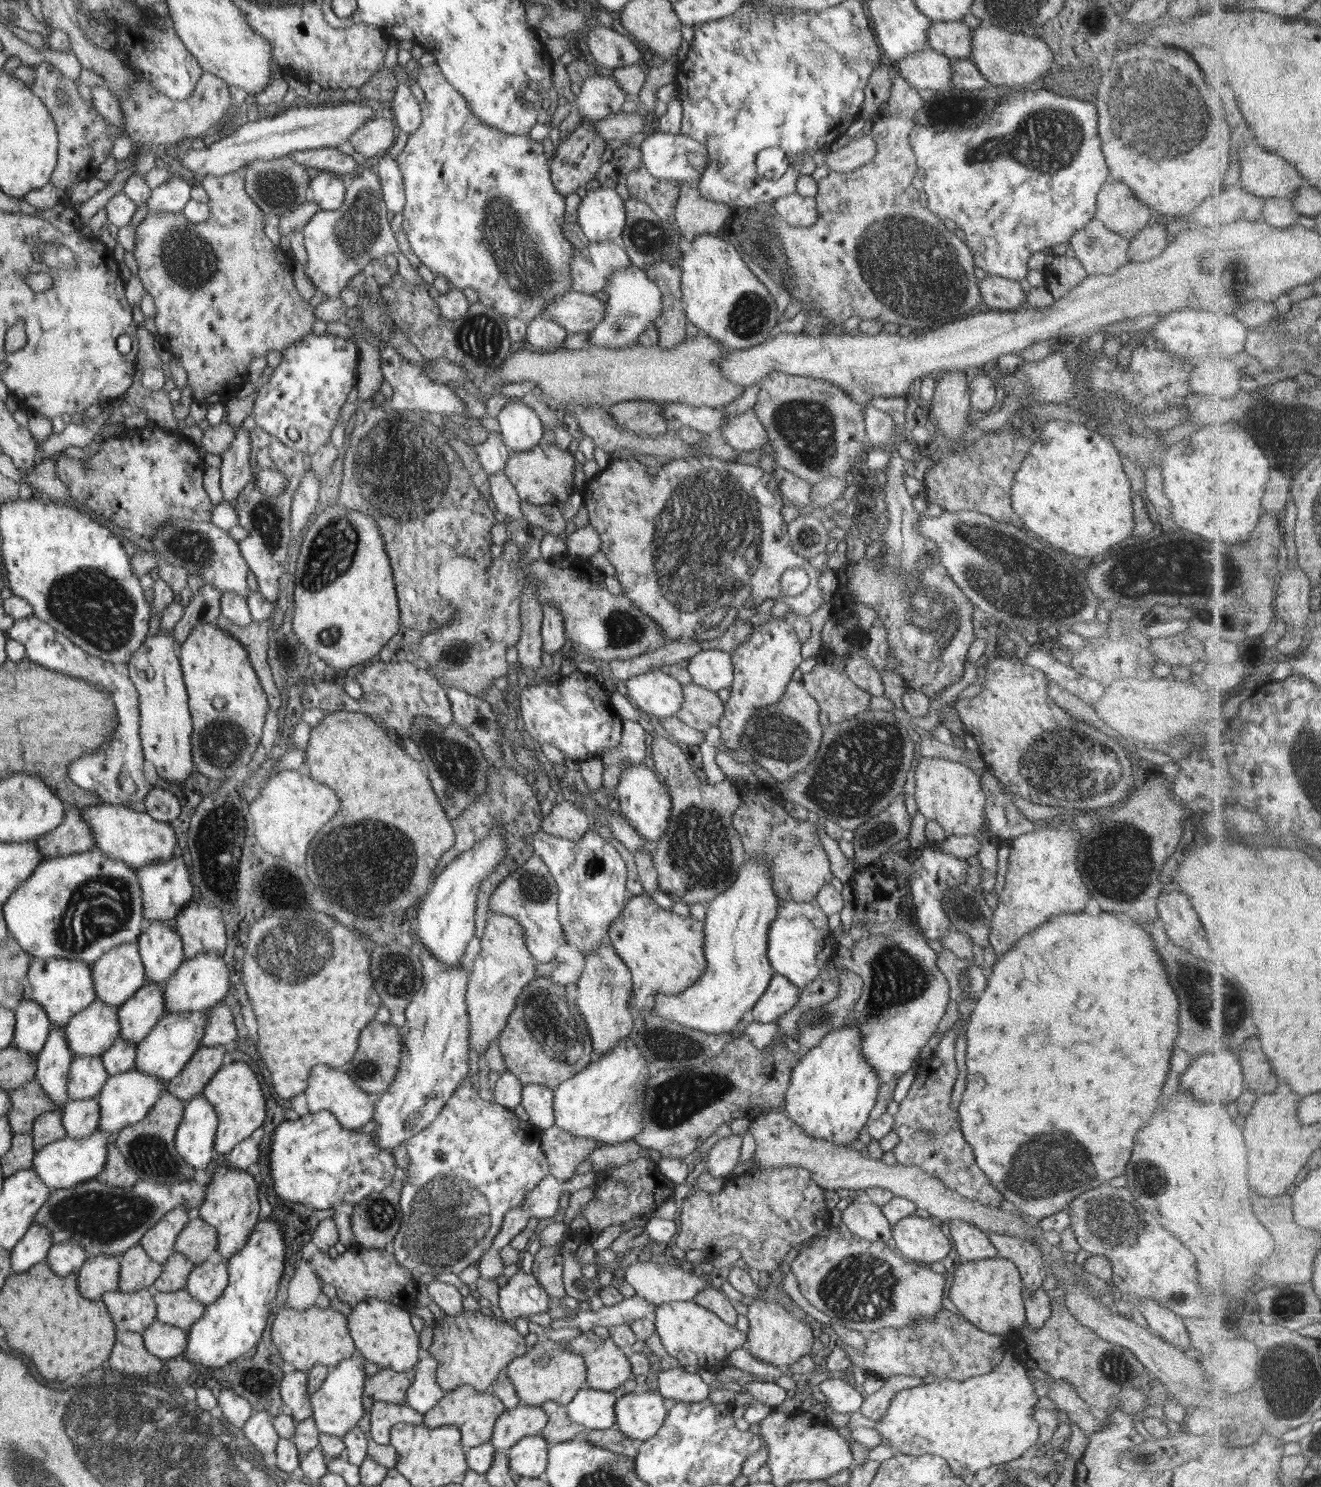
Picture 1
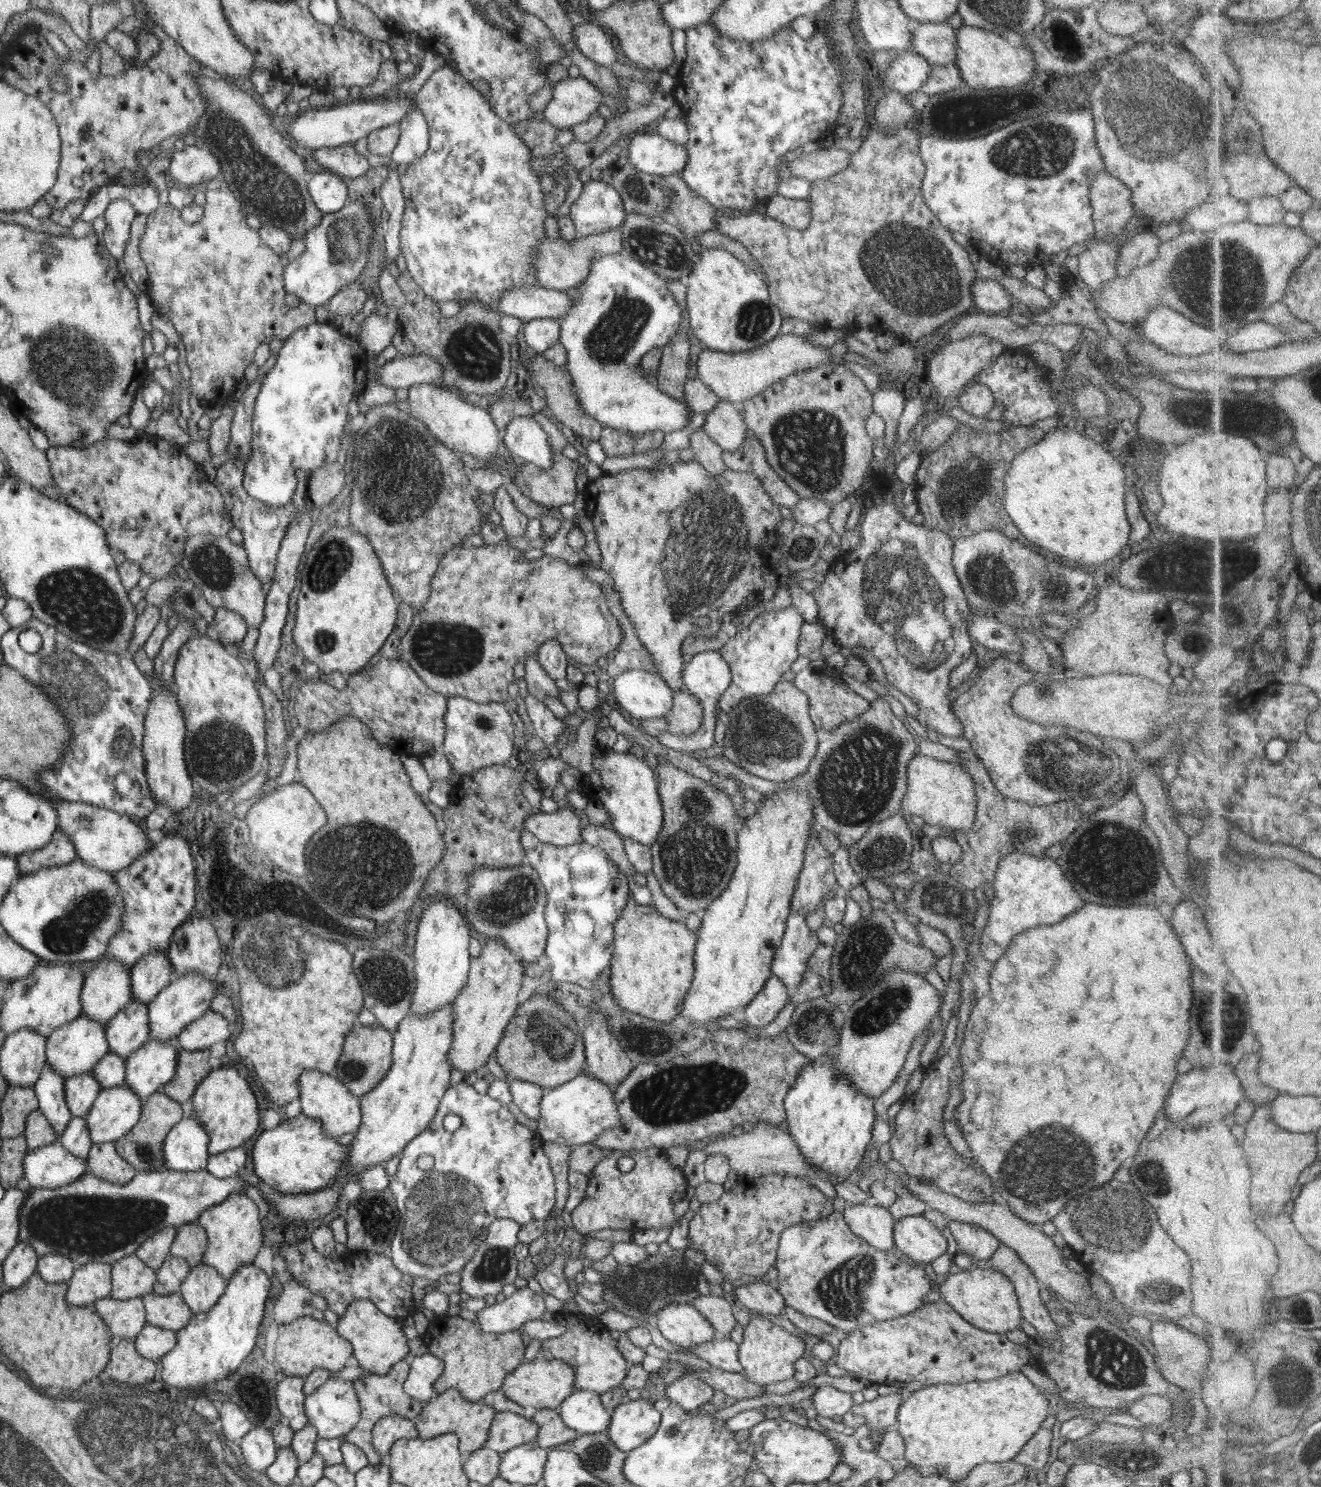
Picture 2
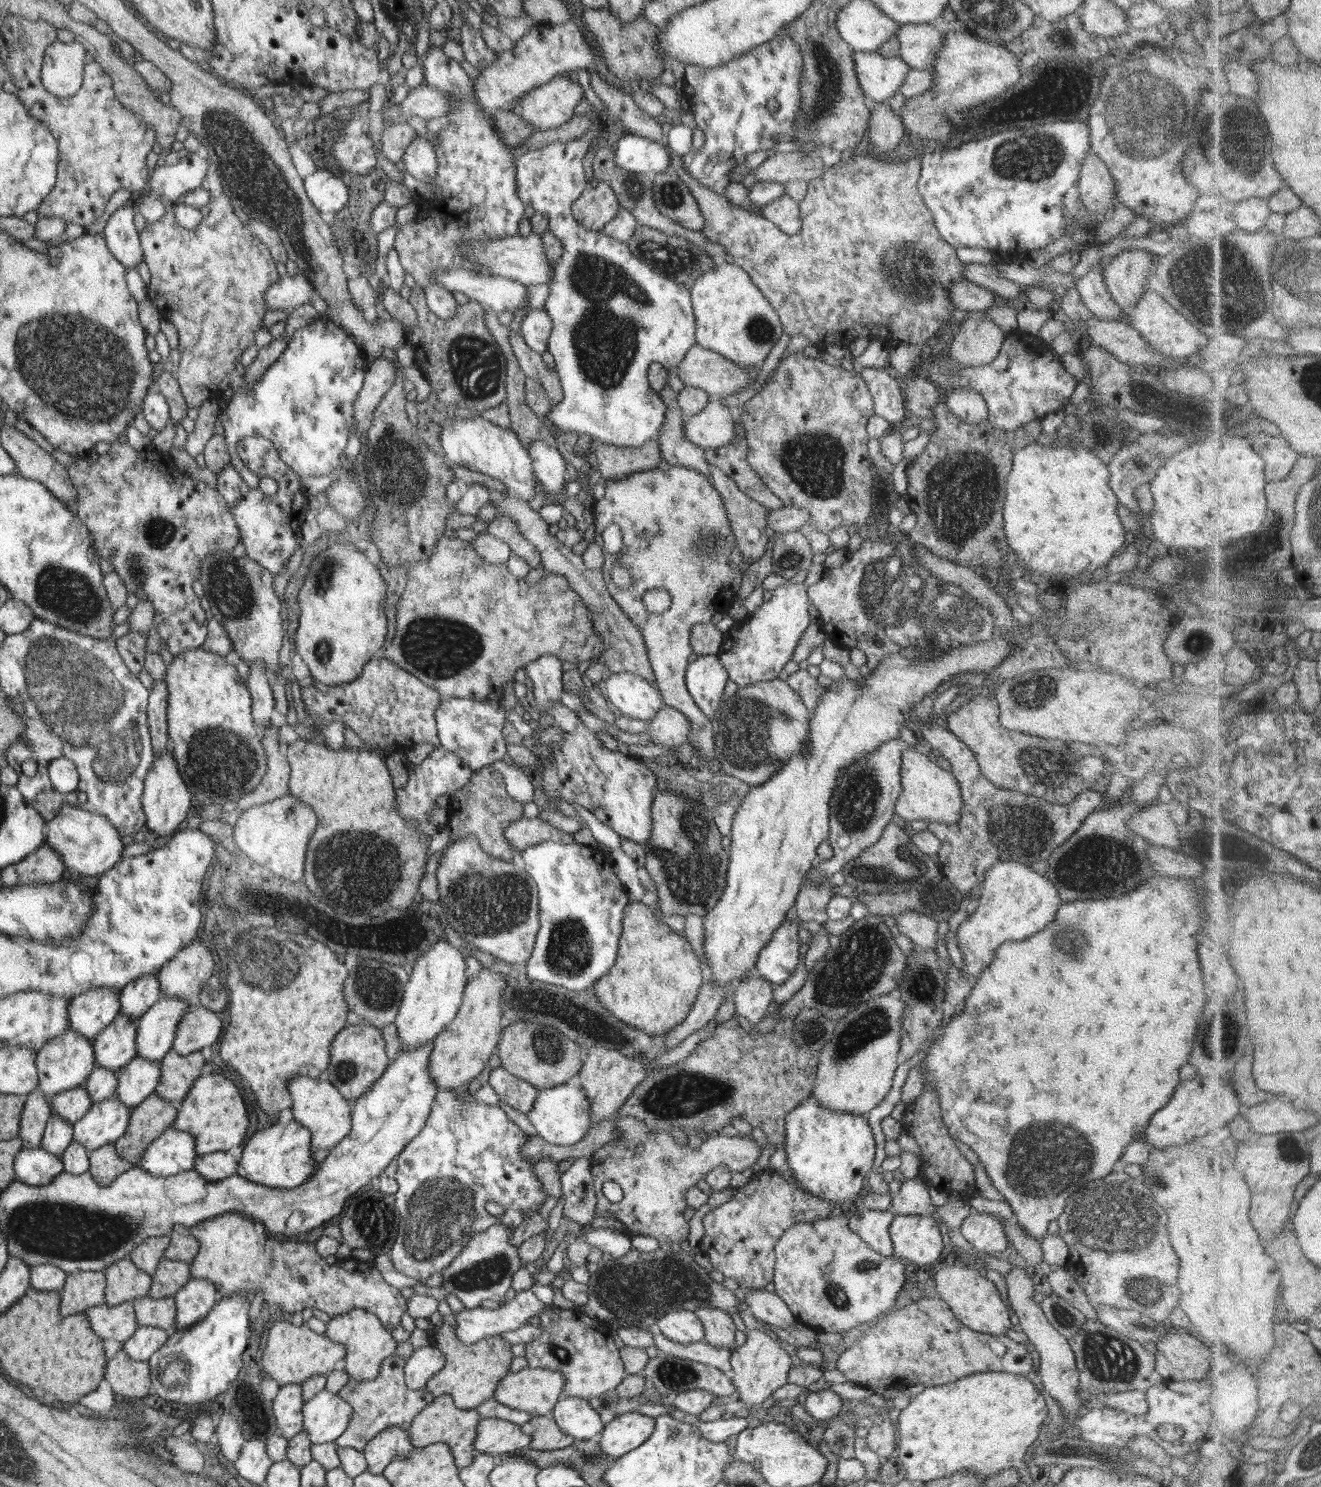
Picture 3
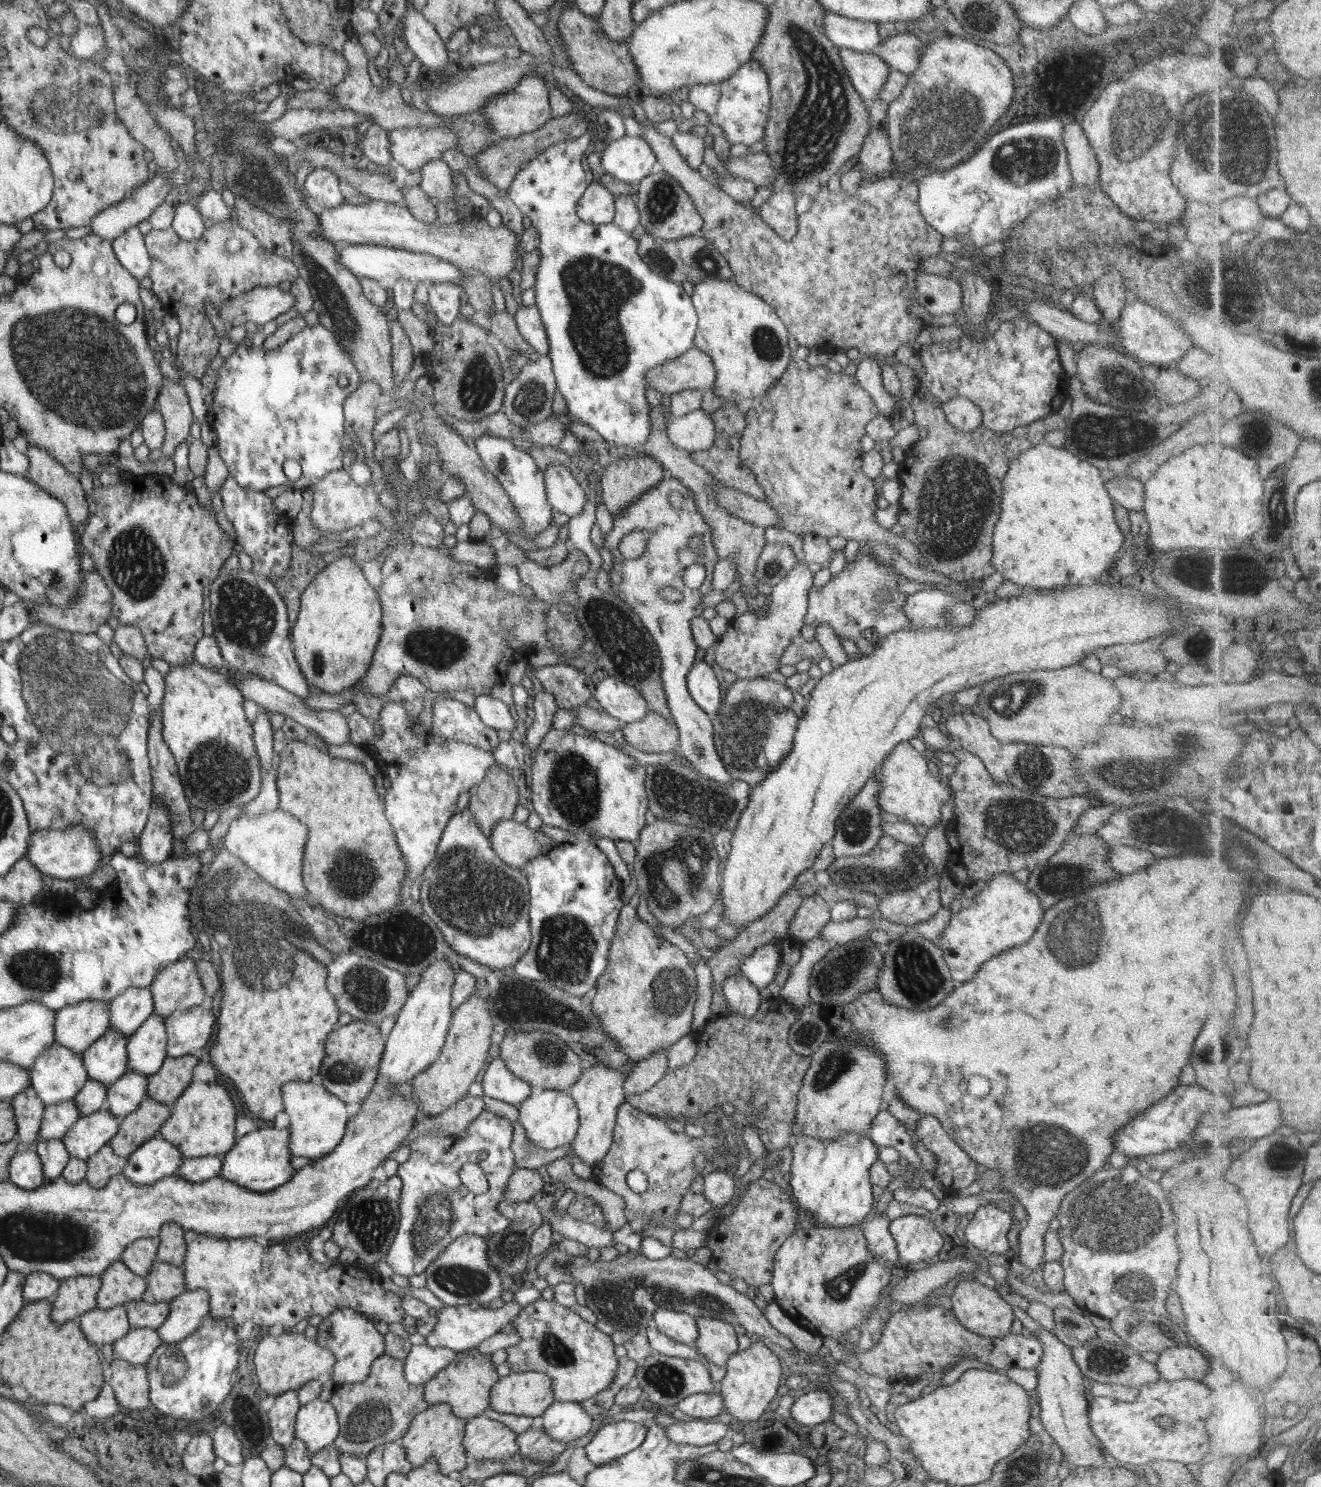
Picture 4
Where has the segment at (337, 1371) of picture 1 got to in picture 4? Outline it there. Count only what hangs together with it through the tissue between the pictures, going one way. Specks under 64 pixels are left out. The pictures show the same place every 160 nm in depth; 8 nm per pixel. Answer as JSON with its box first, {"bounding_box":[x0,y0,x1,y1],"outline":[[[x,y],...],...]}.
{"bounding_box":[295,1397,341,1454],"outline":[[[320,1397],[311,1400],[297,1412],[295,1436],[306,1443],[310,1454],[332,1444],[341,1432],[338,1412],[334,1405]]]}

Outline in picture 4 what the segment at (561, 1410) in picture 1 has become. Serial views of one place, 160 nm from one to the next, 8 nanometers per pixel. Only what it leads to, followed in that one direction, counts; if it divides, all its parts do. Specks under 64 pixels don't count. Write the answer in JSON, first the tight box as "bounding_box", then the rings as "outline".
{"bounding_box":[517,1426,566,1462],"outline":[[[540,1426],[528,1427],[517,1435],[519,1452],[535,1461],[548,1462],[566,1450],[566,1443],[553,1439]]]}

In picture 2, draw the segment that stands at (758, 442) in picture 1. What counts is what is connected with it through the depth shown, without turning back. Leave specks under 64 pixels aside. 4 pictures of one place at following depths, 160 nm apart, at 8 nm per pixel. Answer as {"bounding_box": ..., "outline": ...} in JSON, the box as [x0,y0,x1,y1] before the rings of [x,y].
{"bounding_box":[703,399,748,451],"outline":[[[723,399],[708,413],[703,428],[723,450],[734,451],[747,438],[748,428],[742,416],[742,408]]]}

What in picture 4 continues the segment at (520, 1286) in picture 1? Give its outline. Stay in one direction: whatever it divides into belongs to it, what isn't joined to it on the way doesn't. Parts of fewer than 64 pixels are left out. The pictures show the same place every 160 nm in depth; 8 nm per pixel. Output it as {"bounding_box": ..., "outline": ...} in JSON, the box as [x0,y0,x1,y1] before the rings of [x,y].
{"bounding_box":[426,1301,522,1353],"outline":[[[516,1301],[499,1303],[495,1306],[445,1305],[437,1312],[438,1321],[432,1333],[426,1337],[427,1345],[432,1348],[449,1348],[458,1353],[468,1349],[476,1349],[483,1340],[490,1338],[493,1334],[500,1333],[500,1330],[507,1323],[512,1322],[521,1309],[522,1306]]]}

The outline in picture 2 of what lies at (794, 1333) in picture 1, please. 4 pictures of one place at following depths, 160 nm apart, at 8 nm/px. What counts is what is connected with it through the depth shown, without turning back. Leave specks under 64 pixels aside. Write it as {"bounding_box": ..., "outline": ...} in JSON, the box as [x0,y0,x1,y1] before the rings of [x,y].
{"bounding_box":[739,1314,806,1391],"outline":[[[751,1314],[748,1325],[744,1328],[743,1342],[739,1345],[739,1361],[743,1366],[744,1377],[758,1386],[759,1391],[771,1389],[774,1382],[792,1378],[794,1364],[802,1358],[806,1350],[804,1340],[776,1325],[769,1316]]]}

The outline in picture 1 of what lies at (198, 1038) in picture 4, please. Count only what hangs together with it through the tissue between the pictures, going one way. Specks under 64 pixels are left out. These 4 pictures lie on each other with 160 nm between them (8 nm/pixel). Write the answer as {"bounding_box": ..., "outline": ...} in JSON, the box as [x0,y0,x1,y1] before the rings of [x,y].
{"bounding_box":[201,1004,236,1047],"outline":[[[218,1004],[208,1011],[208,1023],[202,1037],[201,1047],[226,1045],[236,1038],[236,1024],[232,1010]]]}

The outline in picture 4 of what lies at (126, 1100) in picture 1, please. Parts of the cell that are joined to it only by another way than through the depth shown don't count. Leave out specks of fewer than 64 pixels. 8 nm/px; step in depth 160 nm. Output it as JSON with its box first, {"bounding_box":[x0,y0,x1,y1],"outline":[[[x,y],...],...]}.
{"bounding_box":[62,1106,121,1161],"outline":[[[102,1106],[96,1112],[80,1117],[62,1142],[70,1157],[87,1161],[109,1145],[120,1131],[120,1126],[121,1119]]]}

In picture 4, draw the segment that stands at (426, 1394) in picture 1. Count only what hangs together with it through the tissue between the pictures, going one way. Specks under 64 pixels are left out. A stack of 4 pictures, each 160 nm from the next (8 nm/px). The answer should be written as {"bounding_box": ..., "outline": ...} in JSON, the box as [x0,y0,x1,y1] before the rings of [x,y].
{"bounding_box":[403,1344,459,1386],"outline":[[[427,1344],[411,1345],[403,1366],[405,1379],[413,1386],[424,1386],[439,1370],[459,1357],[449,1348],[432,1348]]]}

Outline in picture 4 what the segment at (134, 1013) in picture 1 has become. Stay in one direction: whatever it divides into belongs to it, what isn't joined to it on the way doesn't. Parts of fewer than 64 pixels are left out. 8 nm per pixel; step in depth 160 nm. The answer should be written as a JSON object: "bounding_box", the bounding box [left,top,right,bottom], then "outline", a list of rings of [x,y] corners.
{"bounding_box":[82,1028,128,1086],"outline":[[[109,1028],[99,1040],[82,1053],[89,1080],[110,1086],[117,1083],[128,1071],[128,1039],[124,1034]]]}

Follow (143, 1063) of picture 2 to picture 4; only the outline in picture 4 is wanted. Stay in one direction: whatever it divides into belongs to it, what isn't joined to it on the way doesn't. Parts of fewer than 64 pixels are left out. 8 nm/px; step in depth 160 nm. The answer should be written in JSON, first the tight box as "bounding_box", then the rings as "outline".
{"bounding_box":[106,1072,149,1119],"outline":[[[126,1072],[124,1076],[107,1087],[106,1106],[119,1119],[137,1110],[148,1096],[149,1080],[144,1074]]]}

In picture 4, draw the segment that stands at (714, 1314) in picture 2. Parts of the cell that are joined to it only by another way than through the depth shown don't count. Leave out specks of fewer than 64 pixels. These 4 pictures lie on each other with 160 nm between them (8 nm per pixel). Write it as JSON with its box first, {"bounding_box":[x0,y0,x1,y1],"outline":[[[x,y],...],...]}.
{"bounding_box":[693,1317,738,1367],"outline":[[[695,1317],[699,1337],[693,1345],[719,1367],[726,1367],[728,1359],[738,1351],[738,1339],[734,1326],[729,1322],[710,1317]]]}

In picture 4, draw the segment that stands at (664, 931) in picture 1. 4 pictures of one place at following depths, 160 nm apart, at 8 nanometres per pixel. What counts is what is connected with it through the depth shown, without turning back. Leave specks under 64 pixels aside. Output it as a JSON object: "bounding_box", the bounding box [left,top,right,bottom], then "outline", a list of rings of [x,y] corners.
{"bounding_box":[594,894,697,1063],"outline":[[[634,894],[631,901],[622,907],[617,920],[615,935],[609,950],[609,966],[598,978],[594,1014],[604,1024],[606,1036],[610,1036],[620,1052],[628,1057],[628,1062],[639,1063],[652,1054],[668,1051],[678,1040],[687,1036],[692,1028],[693,1010],[697,1000],[696,977],[688,956],[678,946],[670,943],[664,936],[640,920],[636,907],[639,895]]]}

